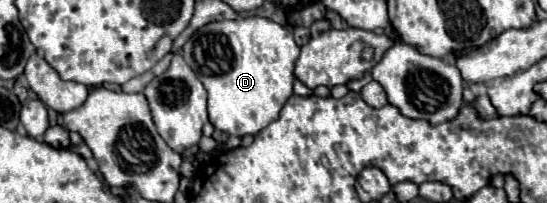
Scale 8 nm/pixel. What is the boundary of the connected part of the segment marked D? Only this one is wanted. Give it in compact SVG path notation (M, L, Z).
M250 16L250 18L238 18L238 20L220 20L210 22L202 26L194 36L182 46L182 58L186 64L194 70L198 80L204 84L208 92L208 114L214 128L234 134L234 136L254 136L262 128L266 128L270 122L278 120L278 114L286 100L292 96L292 84L294 84L294 62L298 58L298 44L294 42L292 34L262 16Z

